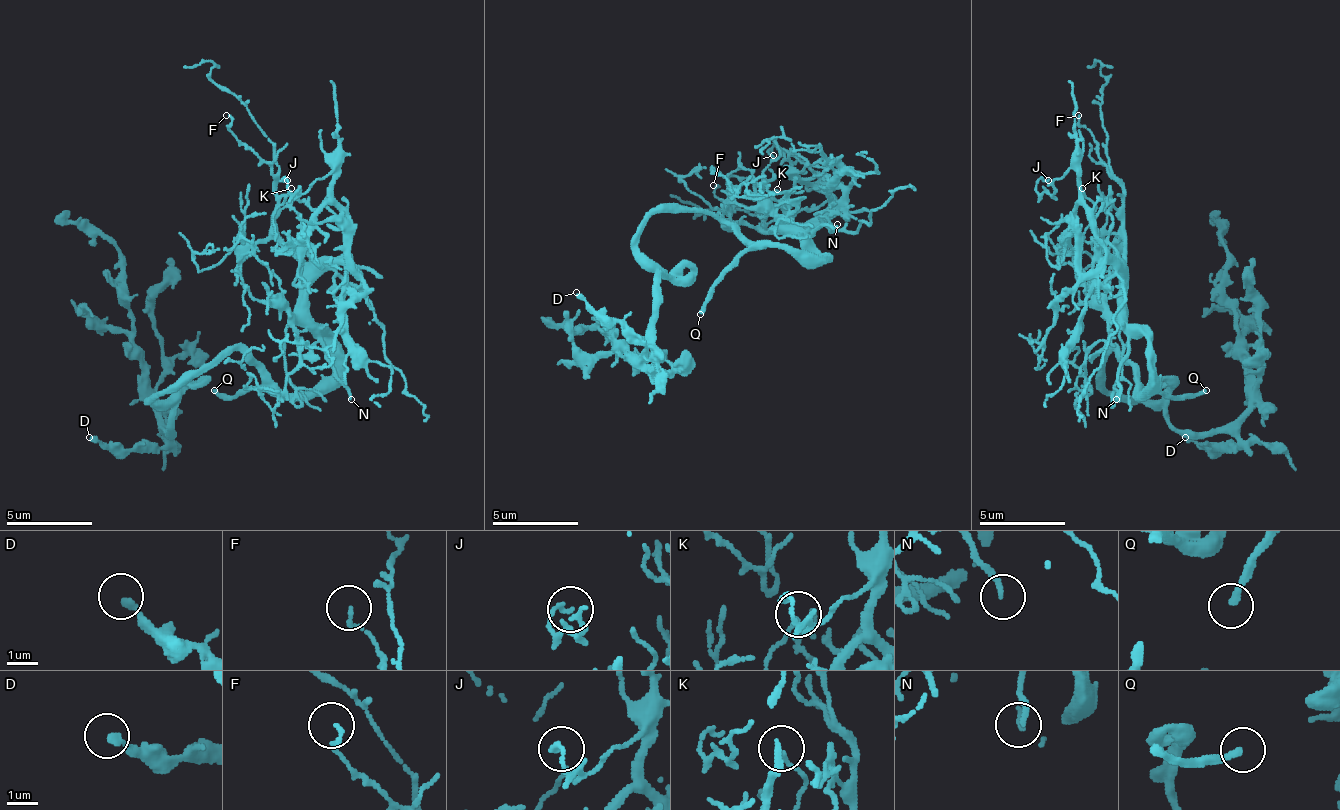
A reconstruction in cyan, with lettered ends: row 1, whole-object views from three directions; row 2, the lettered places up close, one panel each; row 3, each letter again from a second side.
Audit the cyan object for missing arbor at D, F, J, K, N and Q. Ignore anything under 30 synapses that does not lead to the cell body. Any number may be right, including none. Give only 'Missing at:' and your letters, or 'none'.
Missing at: Q

